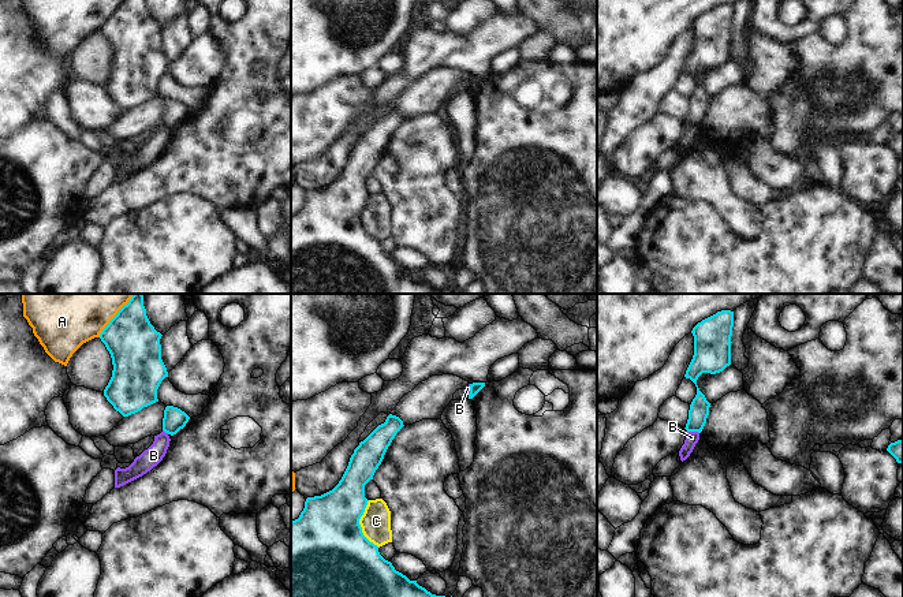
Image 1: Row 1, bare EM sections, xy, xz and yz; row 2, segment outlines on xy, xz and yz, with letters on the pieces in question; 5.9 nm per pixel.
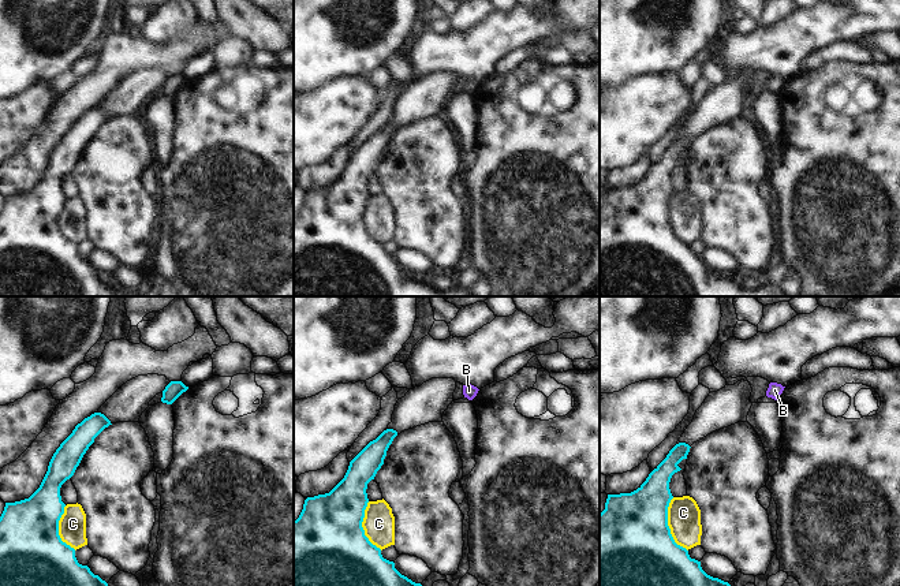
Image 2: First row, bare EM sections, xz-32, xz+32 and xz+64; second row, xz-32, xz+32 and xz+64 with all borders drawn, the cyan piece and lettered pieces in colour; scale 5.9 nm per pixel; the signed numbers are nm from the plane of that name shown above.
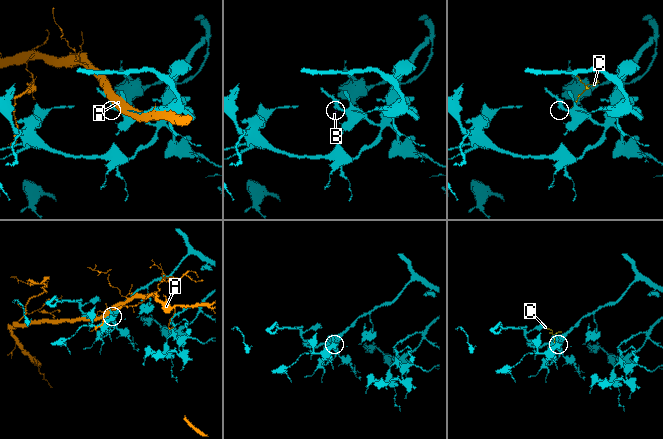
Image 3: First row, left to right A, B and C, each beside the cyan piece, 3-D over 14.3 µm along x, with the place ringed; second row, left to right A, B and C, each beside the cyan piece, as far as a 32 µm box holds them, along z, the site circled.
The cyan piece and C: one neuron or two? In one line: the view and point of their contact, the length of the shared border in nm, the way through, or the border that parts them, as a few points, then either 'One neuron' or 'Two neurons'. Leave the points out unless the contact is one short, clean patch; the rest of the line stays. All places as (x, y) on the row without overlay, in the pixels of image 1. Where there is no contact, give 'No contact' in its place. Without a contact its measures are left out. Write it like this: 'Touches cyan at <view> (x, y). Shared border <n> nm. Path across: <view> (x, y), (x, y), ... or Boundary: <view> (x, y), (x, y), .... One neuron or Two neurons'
Touches cyan at xz (359, 219). Shared border 280 nm. Two neurons.

